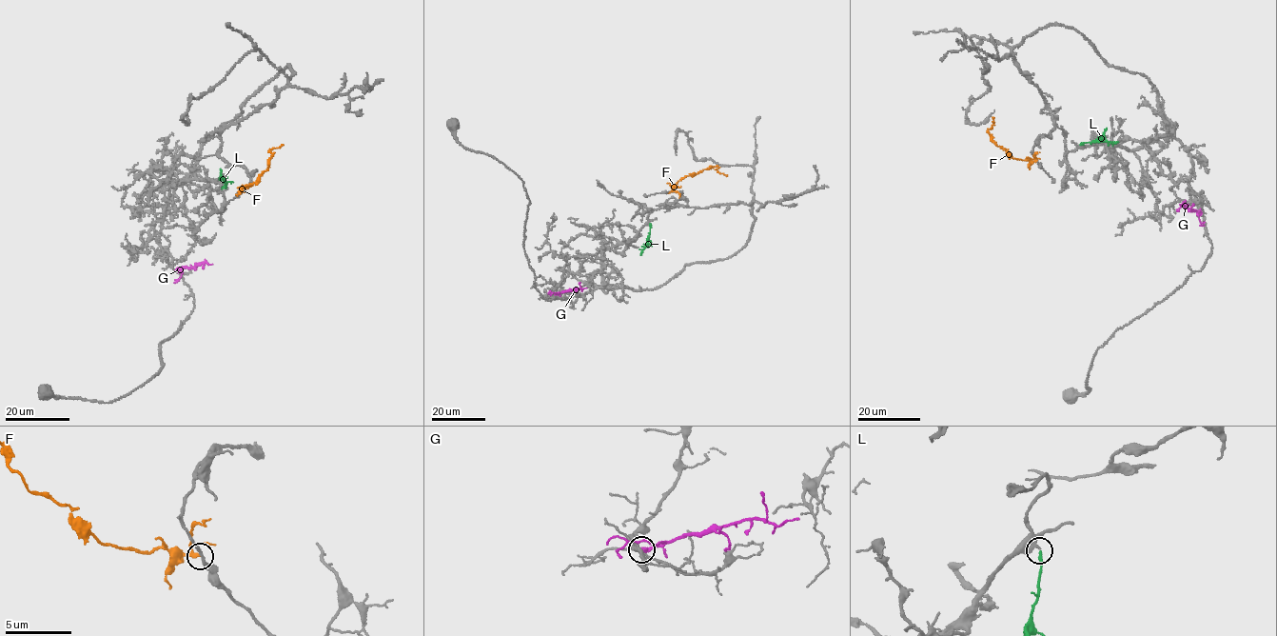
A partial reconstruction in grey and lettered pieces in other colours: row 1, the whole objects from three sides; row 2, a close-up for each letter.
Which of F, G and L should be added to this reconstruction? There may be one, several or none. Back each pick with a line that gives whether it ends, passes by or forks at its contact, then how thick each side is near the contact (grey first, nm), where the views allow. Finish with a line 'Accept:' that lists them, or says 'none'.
L: It ends there. Thickness 340 nm (grey) against 190 nm
Accept: L

